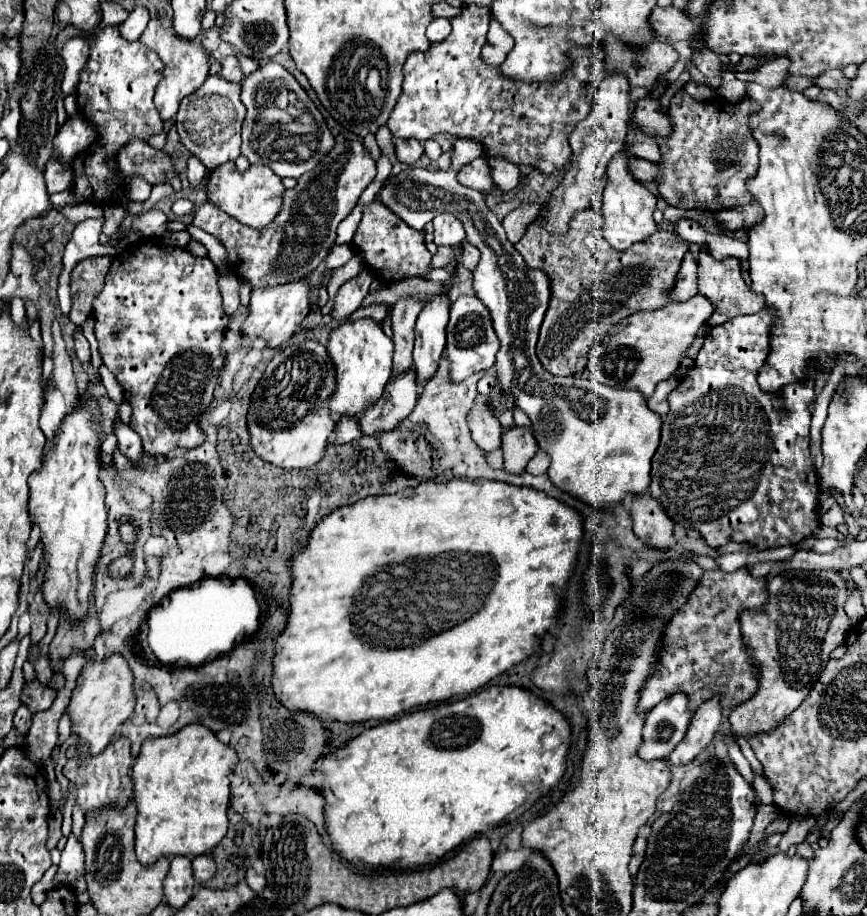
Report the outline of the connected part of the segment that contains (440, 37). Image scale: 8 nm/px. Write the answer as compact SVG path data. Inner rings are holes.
M434 17L426 29L426 35L430 41L444 41L448 33L450 33L450 19L444 19L444 17L442 19Z

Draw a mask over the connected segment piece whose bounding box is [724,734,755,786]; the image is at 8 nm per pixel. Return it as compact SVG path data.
M727 734L724 738L724 743L727 746L729 757L734 762L737 771L745 778L745 780L752 786L754 779L754 772L750 767L747 759L742 755L738 744L734 741L731 734Z

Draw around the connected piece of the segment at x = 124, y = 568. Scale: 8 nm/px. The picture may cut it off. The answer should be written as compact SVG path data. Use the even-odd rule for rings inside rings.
M134 555L118 557L116 561L112 561L112 563L108 565L108 577L112 577L112 579L122 579L122 577L126 577L126 575L132 571L132 565L134 565Z

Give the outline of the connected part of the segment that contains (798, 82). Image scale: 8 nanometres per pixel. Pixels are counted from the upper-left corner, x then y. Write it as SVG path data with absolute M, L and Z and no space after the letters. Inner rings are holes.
M790 75L784 81L784 87L792 89L792 91L804 91L804 89L808 89L812 85L814 85L814 79L810 79L810 77L794 77L794 75Z

